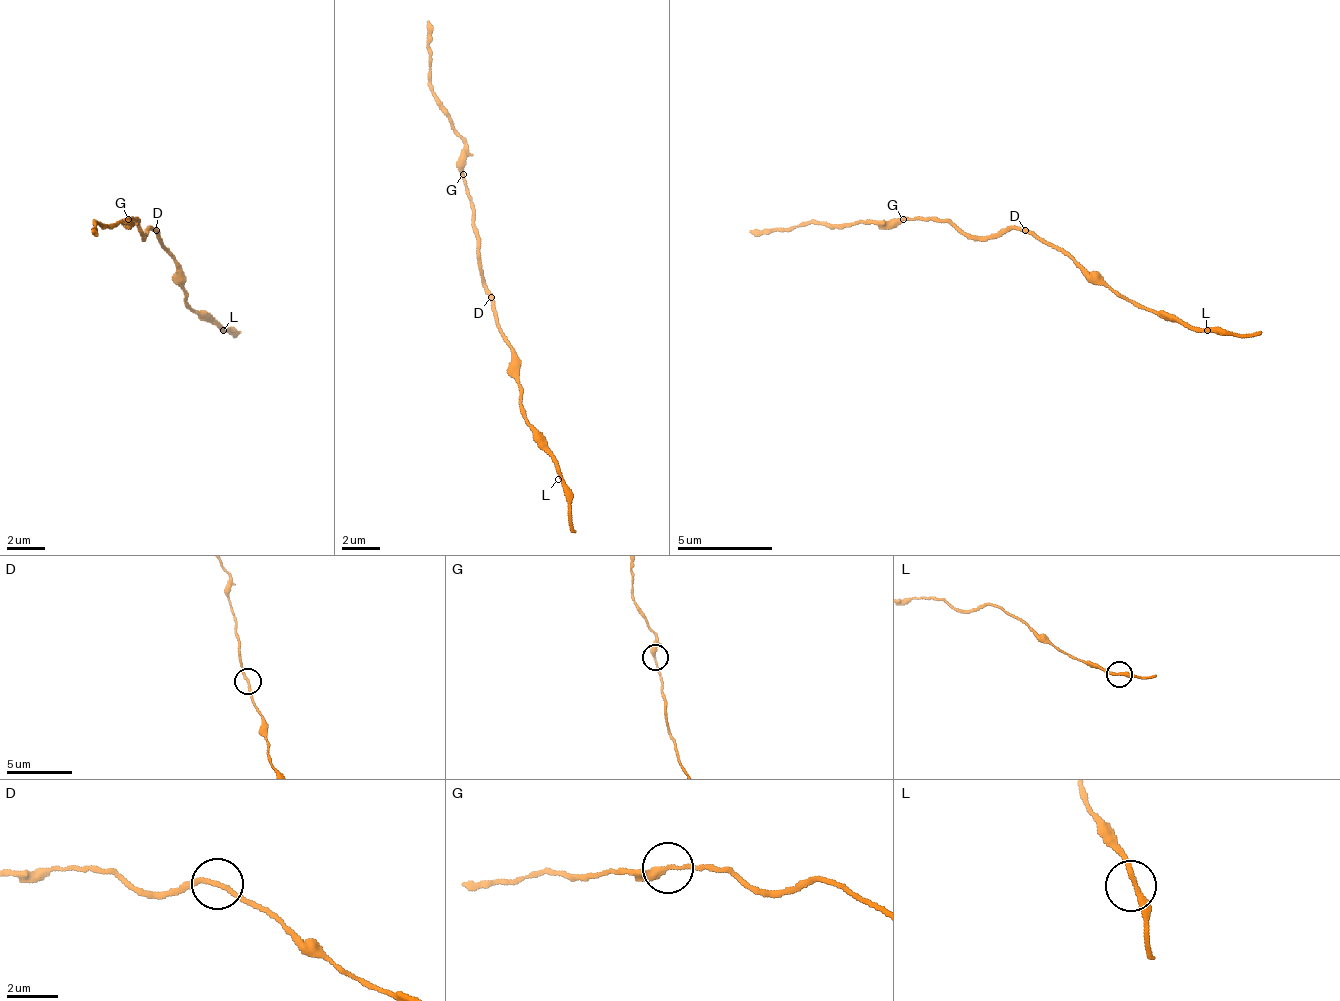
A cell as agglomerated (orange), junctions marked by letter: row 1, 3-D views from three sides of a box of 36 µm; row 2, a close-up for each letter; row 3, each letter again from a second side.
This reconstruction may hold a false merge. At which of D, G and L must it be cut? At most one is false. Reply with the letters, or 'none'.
none

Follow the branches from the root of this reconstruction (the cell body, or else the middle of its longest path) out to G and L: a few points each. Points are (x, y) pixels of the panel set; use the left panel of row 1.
G: (156, 230), (141, 235), (137, 220), (127, 220)
L: (156, 230), (161, 244), (175, 263), (175, 282), (184, 292), (184, 302), (199, 316), (208, 316), (223, 330)

